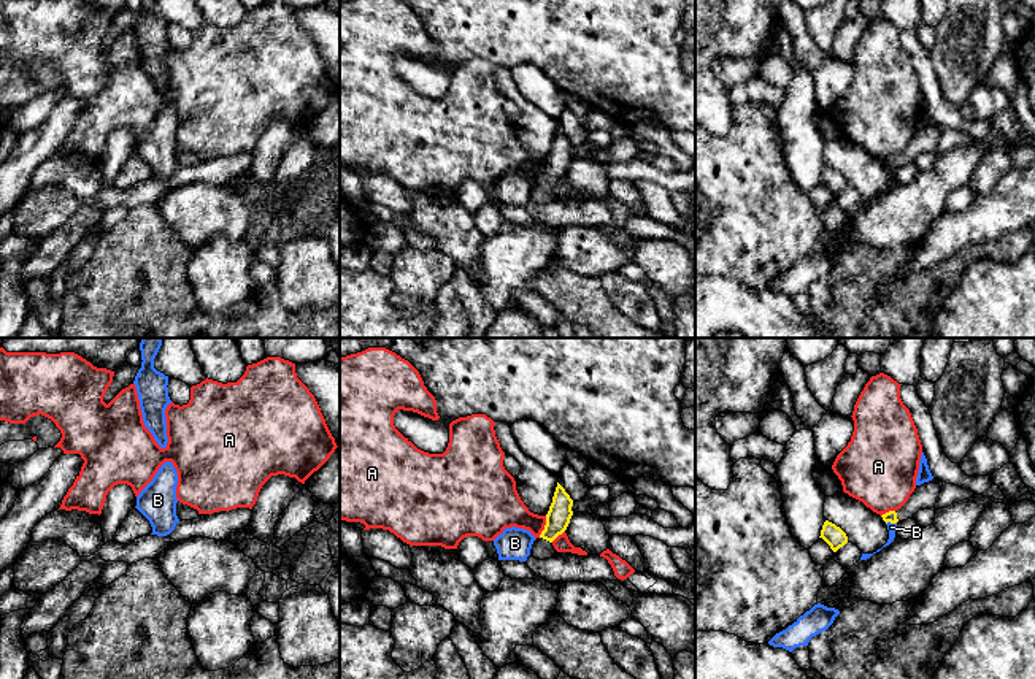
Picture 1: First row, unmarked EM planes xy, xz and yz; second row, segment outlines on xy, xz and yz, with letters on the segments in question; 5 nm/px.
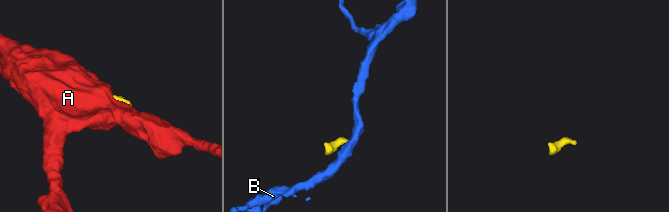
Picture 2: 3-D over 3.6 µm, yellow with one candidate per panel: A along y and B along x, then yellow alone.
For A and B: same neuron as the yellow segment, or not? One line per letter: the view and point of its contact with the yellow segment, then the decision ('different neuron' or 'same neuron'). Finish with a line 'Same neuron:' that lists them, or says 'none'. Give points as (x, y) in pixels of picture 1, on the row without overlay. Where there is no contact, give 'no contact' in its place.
A: contact xz (545, 172); different neuron
B: contact yz (891, 167); different neuron
Same neuron: none

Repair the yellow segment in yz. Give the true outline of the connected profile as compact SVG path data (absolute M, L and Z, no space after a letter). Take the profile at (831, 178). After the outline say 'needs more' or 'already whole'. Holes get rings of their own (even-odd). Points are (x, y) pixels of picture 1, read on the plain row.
M829 165L824 167L819 182L822 182L833 197L848 187L846 178Z | already whole

